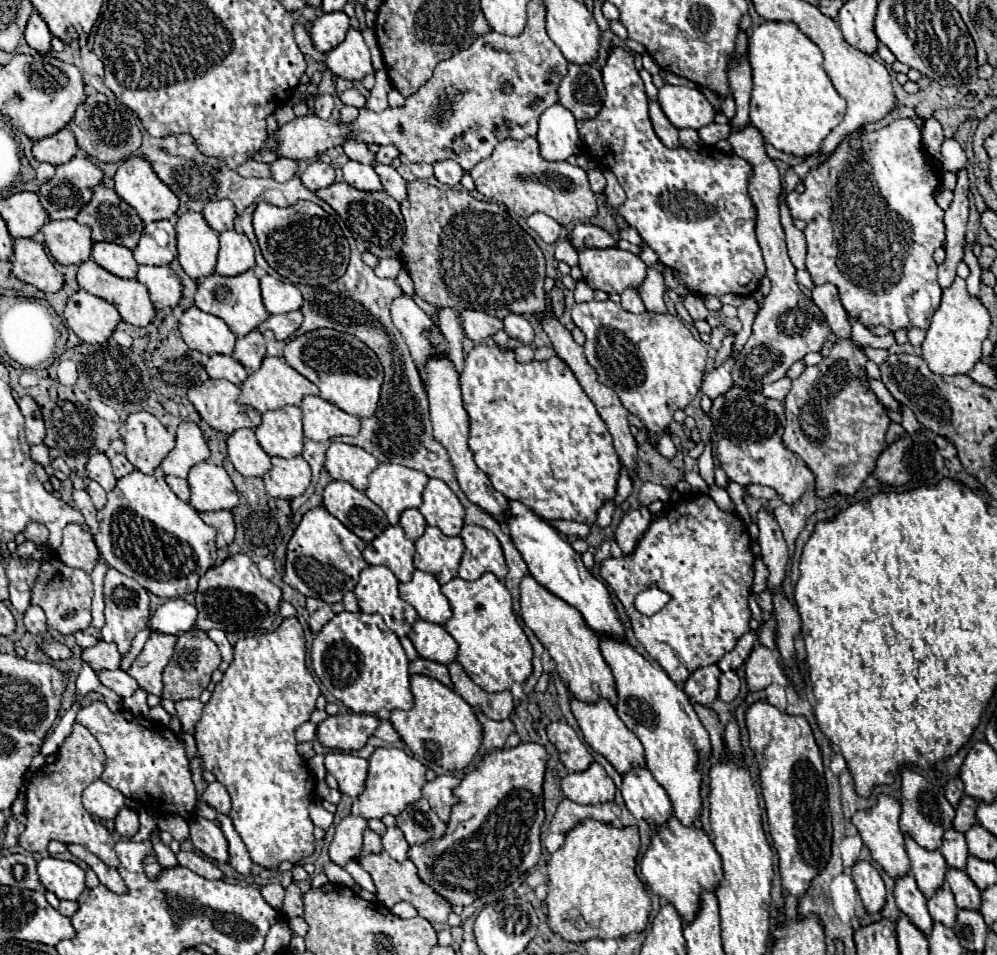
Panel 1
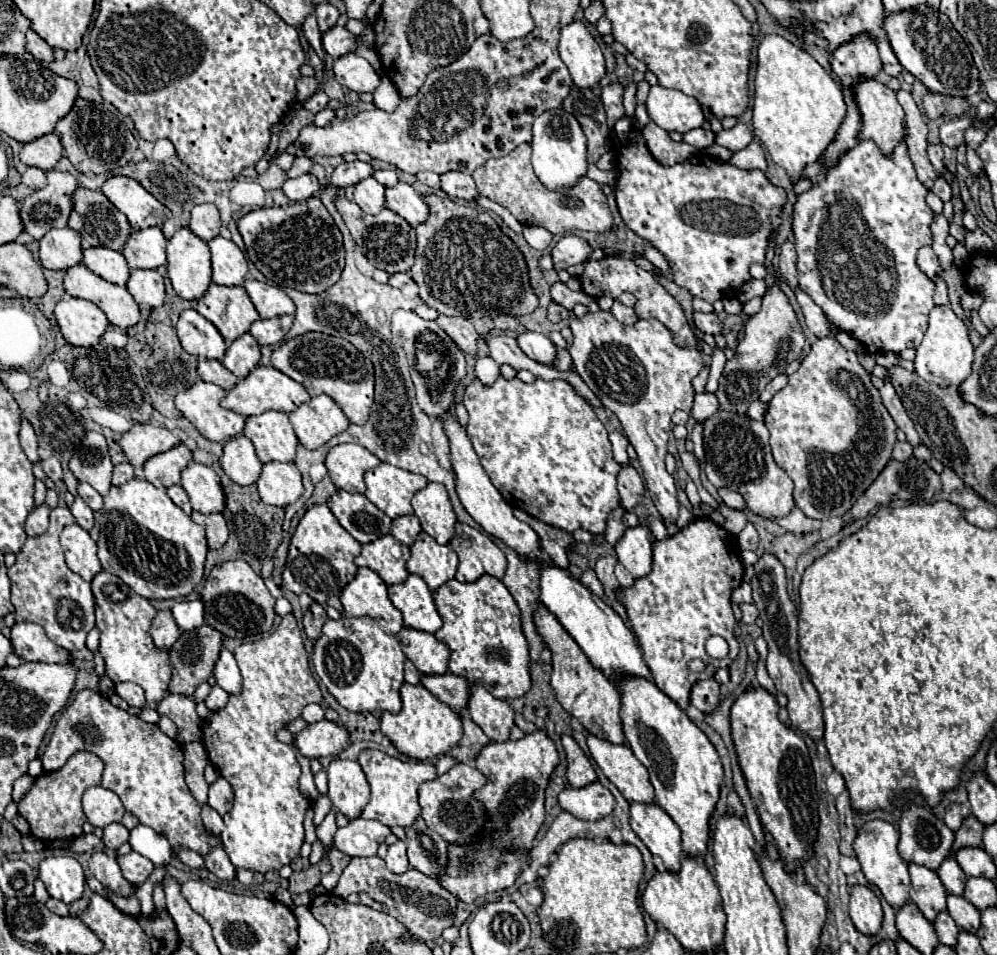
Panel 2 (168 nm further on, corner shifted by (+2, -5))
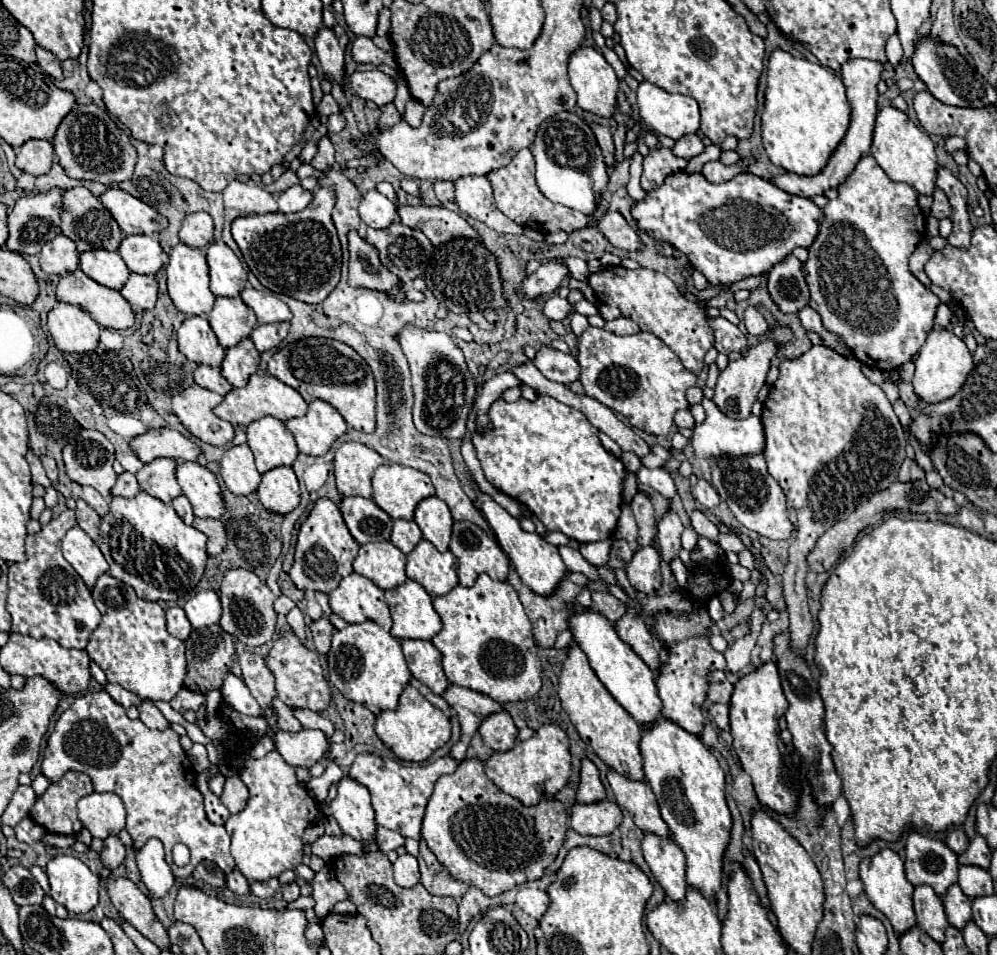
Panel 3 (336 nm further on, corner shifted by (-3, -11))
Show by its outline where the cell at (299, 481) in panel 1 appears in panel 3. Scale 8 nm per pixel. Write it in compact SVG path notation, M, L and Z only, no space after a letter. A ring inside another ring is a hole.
M275 467L263 473L257 495L263 507L273 513L287 515L299 505L299 481L295 477L295 471L291 467Z

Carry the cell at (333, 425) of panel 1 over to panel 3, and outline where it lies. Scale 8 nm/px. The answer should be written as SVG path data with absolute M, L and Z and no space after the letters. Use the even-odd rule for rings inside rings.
M325 401L309 403L307 413L303 417L289 419L285 427L293 433L299 451L313 457L325 455L333 441L347 431L345 419Z

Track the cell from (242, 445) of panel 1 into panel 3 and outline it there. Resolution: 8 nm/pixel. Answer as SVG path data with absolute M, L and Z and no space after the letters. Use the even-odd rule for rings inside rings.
M249 445L231 447L229 451L225 451L219 465L221 465L223 483L231 493L249 495L257 491L261 475L255 469L255 459Z

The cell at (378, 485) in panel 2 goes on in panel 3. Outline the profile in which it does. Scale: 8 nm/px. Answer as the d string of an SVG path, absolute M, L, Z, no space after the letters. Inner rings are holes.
M397 463L381 465L373 475L373 501L391 519L413 519L419 501L435 495L427 473Z

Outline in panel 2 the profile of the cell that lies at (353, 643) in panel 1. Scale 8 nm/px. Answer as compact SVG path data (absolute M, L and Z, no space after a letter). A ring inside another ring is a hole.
M340 617L338 621L326 621L312 653L312 663L320 681L344 709L354 713L400 713L404 661L406 655L402 653L398 639L386 635L372 617Z

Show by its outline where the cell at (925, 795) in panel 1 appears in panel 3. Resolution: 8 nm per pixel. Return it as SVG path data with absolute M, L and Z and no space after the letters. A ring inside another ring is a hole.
M909 833L905 875L913 887L927 883L935 895L943 897L957 883L957 855L939 839Z

